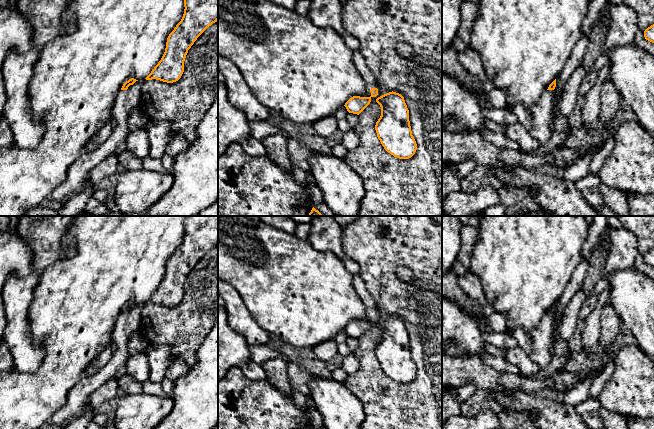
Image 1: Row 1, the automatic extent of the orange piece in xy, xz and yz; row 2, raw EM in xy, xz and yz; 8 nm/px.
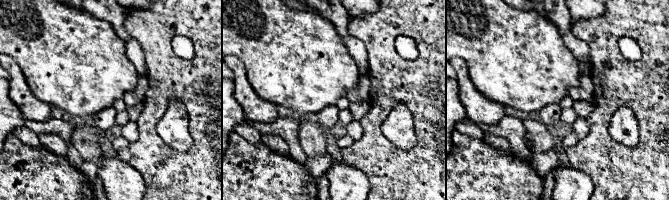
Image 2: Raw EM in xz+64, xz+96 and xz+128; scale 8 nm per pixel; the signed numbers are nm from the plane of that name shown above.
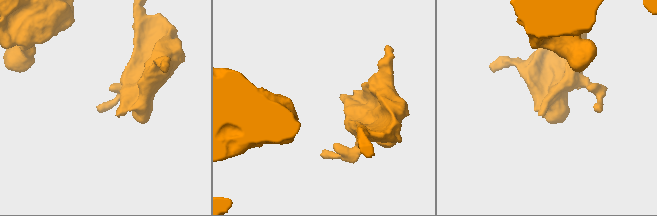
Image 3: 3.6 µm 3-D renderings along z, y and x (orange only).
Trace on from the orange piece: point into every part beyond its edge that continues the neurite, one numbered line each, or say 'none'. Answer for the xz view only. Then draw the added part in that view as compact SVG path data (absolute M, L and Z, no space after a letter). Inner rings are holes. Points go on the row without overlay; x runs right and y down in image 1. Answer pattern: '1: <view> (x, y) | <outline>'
1: xz (368, 310) | M366 308L366 313L365 313L365 315L366 315L367 321L370 321L370 320L371 320L370 314L371 314L372 312L377 312L377 310L376 310L376 309L372 309L372 308Z

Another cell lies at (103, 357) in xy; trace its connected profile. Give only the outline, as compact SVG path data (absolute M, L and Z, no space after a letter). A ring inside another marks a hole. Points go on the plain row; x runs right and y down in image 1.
M113 346L105 347L98 356L86 367L84 375L90 376L96 373L100 368L102 368L112 357Z

